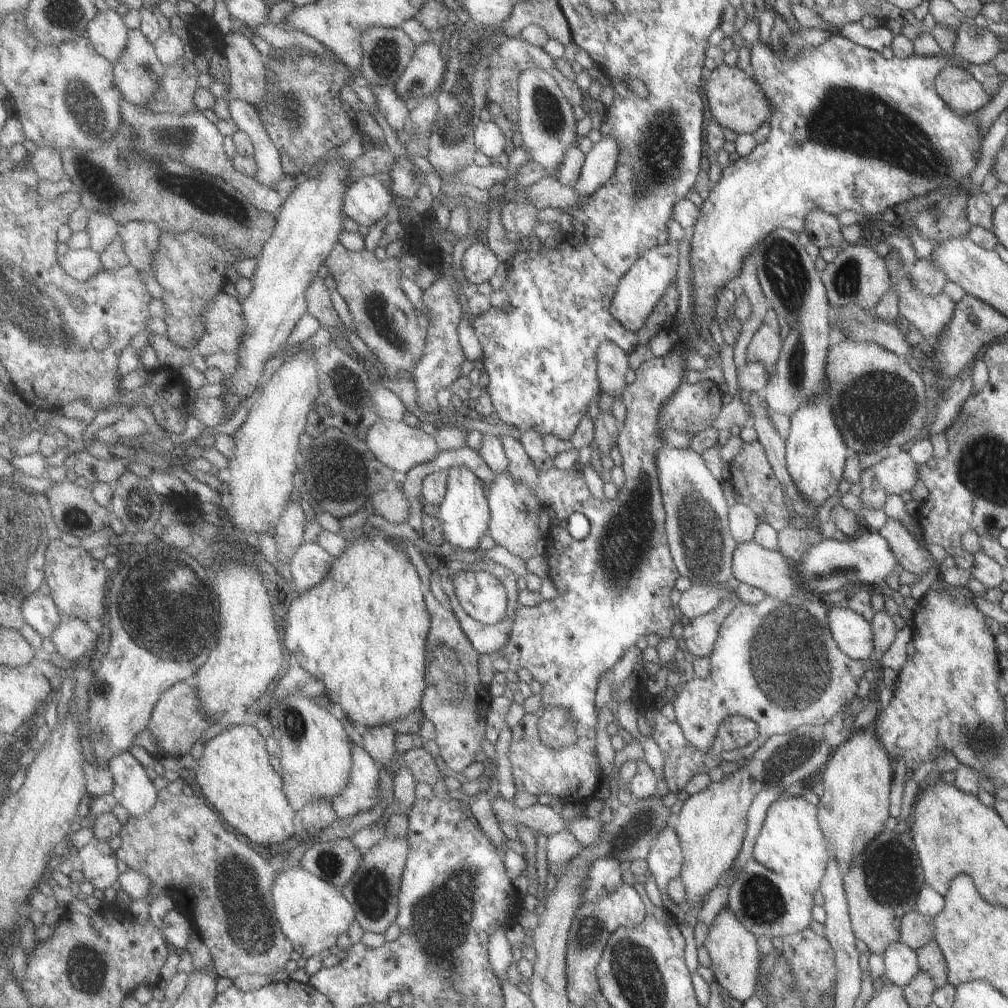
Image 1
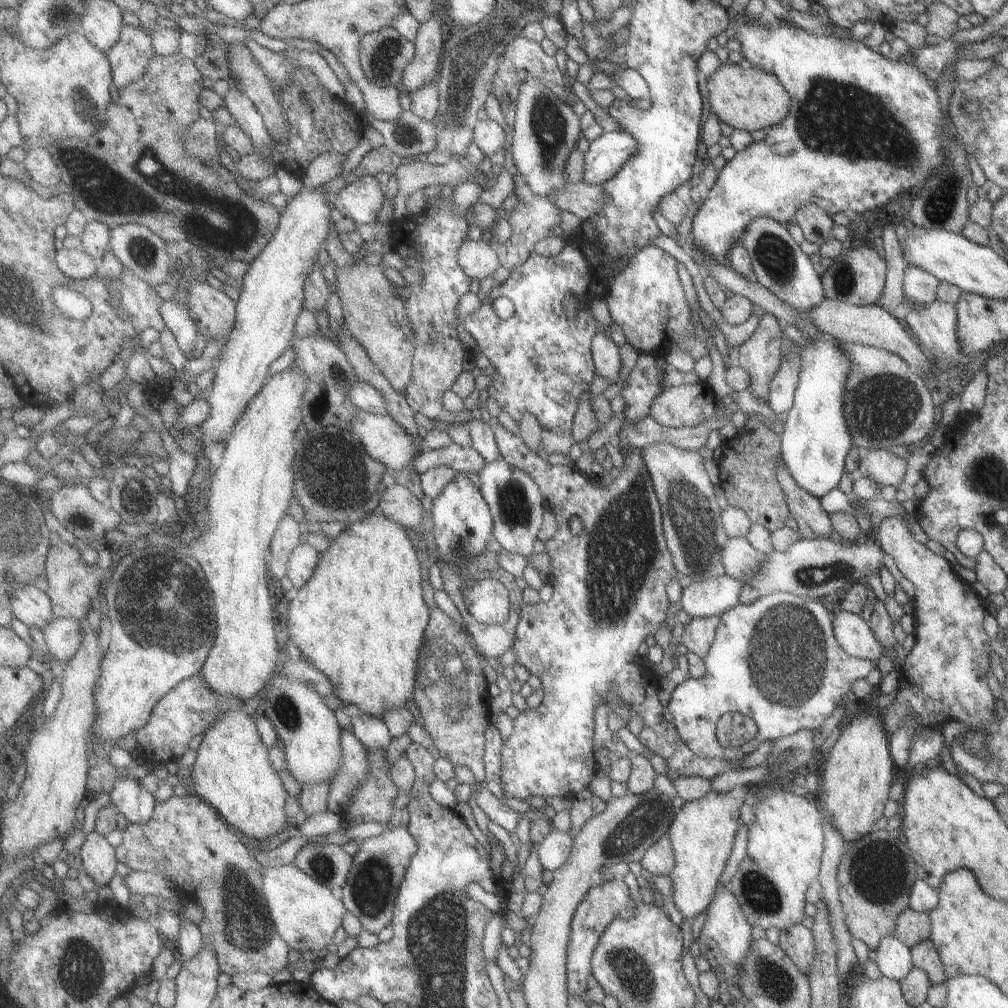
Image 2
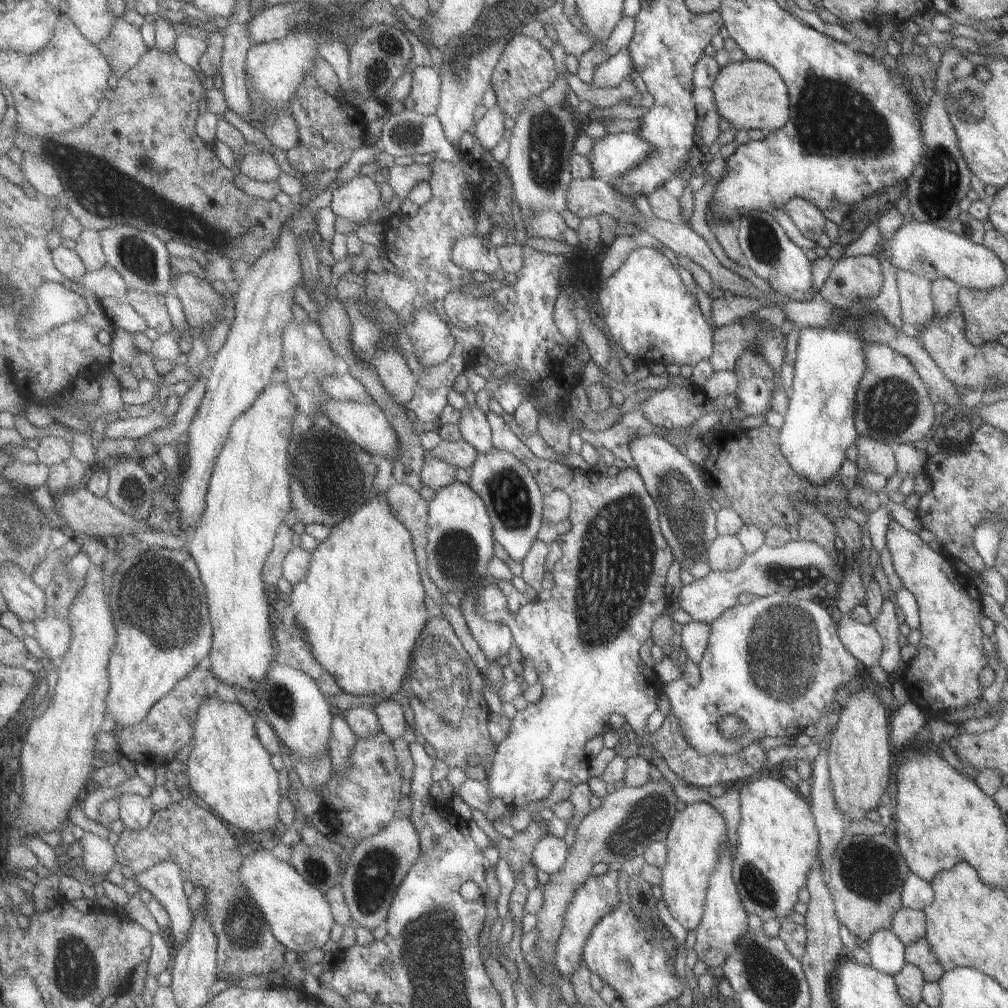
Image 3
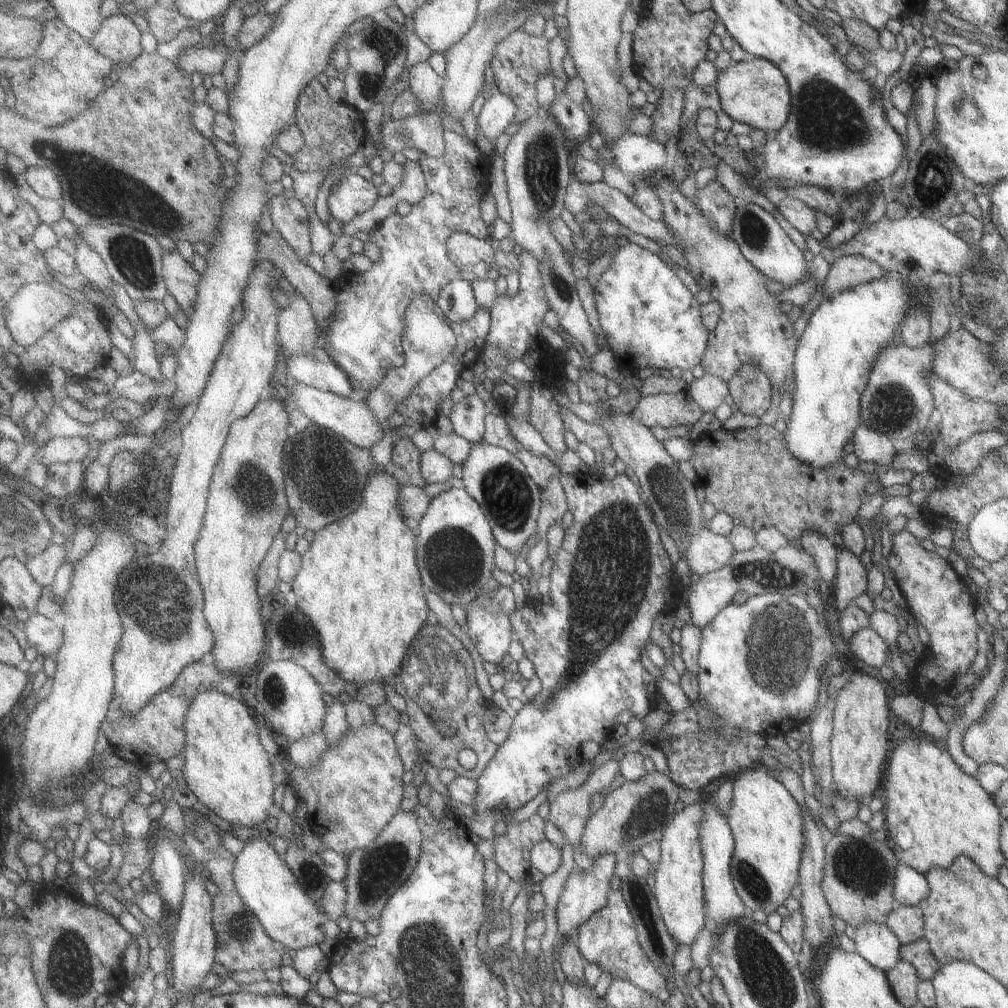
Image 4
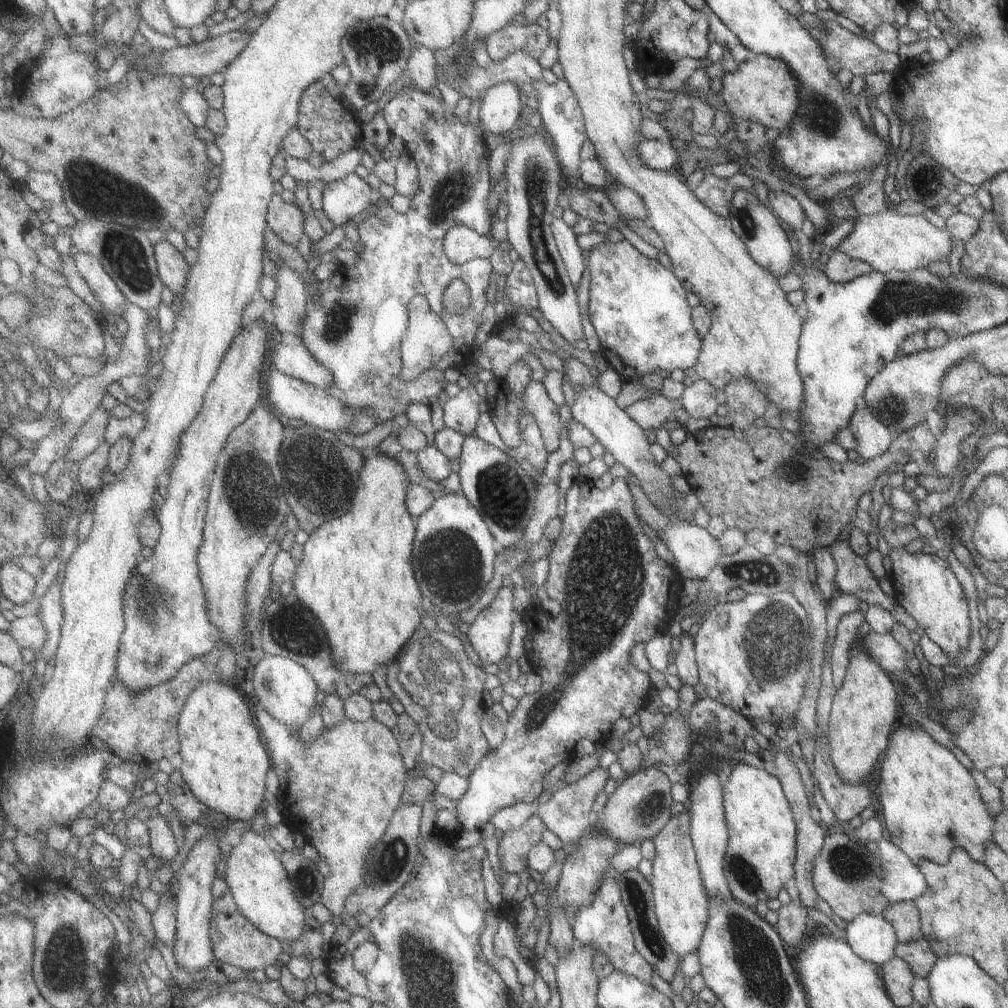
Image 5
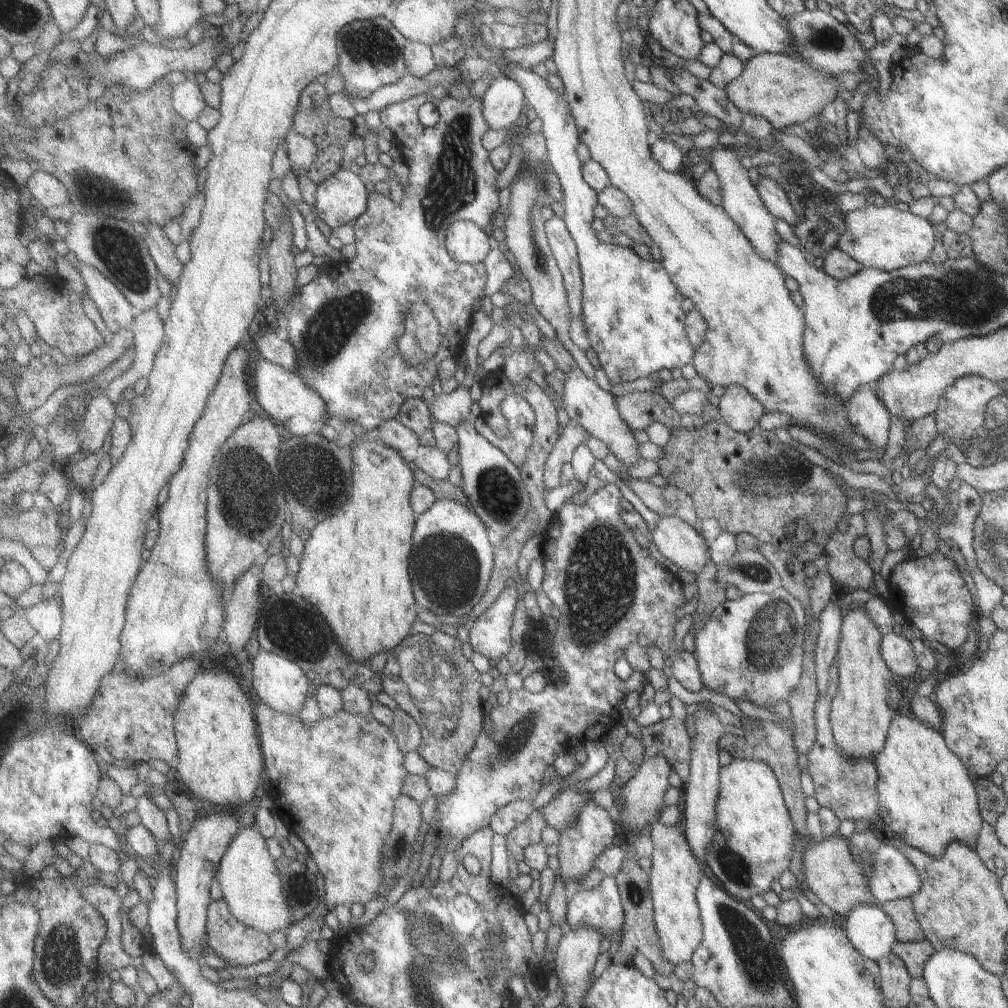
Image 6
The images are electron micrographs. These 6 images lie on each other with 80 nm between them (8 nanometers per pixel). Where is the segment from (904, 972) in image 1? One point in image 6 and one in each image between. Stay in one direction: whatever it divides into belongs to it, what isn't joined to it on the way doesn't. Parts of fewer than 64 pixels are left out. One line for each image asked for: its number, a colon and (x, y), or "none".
2: (893, 959)
3: (885, 952)
4: (874, 942)
5: (870, 936)
6: (869, 930)

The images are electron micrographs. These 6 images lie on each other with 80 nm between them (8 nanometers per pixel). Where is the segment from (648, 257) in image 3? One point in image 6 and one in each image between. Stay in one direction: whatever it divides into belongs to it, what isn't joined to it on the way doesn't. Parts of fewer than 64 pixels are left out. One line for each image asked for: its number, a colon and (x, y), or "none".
4: (651, 320)
5: (640, 311)
6: (633, 311)

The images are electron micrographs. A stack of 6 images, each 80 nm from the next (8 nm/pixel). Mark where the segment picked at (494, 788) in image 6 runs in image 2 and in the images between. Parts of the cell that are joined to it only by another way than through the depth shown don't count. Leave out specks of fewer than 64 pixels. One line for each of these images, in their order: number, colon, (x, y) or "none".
2: (609, 584)
3: (584, 642)
4: (612, 577)
5: (616, 587)

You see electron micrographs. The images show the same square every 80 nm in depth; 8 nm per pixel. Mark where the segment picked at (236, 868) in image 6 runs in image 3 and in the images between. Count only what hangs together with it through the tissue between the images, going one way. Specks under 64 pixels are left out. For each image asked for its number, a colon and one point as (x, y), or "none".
3: (301, 919)
4: (267, 886)
5: (257, 877)

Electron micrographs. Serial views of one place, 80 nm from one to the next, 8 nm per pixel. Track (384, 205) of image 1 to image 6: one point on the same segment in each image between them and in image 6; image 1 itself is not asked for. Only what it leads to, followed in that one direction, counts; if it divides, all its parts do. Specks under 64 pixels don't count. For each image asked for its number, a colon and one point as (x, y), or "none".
2: (362, 200)
3: (356, 200)
4: (352, 196)
5: (344, 199)
6: (341, 199)

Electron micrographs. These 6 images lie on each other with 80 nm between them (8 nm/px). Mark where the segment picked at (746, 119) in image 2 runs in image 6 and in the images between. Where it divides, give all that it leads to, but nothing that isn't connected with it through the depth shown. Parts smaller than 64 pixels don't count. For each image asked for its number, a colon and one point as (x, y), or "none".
3: (749, 94)
4: (755, 92)
5: (763, 89)
6: (786, 91)

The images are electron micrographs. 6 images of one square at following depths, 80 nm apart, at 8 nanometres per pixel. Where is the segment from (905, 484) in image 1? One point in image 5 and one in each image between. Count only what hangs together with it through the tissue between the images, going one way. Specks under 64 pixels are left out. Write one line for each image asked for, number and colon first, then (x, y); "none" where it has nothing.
2: (884, 468)
3: (877, 456)
4: (869, 445)
5: (872, 438)

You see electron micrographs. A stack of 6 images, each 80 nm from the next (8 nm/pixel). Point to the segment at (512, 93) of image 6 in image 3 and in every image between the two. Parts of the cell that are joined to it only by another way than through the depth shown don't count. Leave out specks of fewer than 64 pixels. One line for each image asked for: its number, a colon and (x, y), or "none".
3: (490, 130)
4: (498, 114)
5: (500, 109)

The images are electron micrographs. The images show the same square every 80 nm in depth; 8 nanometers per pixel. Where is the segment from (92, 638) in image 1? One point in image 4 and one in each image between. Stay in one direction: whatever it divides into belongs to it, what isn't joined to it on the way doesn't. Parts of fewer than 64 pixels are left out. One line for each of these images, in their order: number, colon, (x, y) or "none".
2: (62, 636)
3: (53, 635)
4: (44, 634)

